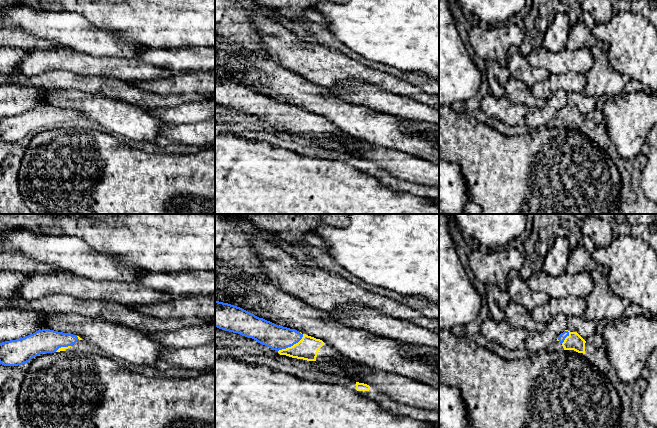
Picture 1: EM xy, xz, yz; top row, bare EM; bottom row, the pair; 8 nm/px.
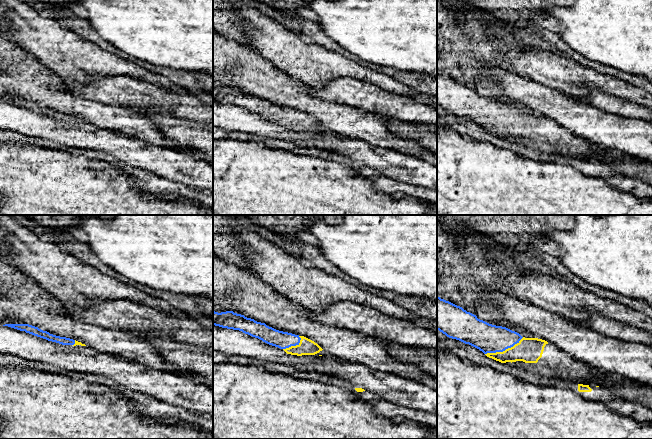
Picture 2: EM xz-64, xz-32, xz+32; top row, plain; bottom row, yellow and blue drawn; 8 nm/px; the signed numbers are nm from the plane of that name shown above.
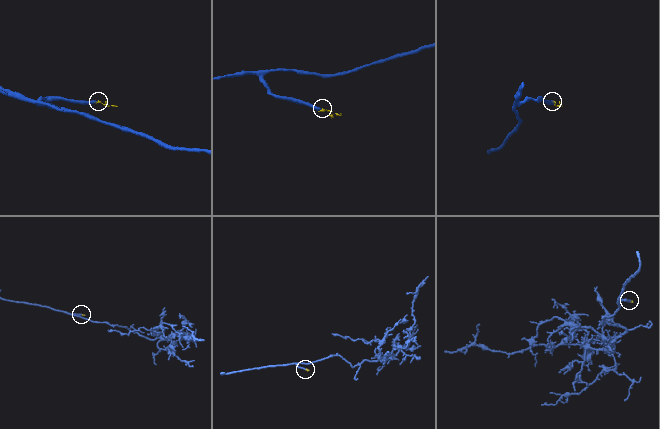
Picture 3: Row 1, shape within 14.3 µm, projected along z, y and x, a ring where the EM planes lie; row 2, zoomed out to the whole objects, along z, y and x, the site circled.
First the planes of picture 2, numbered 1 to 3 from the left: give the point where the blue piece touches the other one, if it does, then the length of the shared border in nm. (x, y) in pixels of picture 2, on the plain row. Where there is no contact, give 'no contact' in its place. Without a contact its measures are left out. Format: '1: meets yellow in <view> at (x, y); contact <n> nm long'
1: meets yellow in xz-64 at (75, 119); contact 50 nm long
2: meets yellow in xz-32 at (293, 122); contact 180 nm long
3: meets yellow in xz+32 at (505, 126); contact 340 nm long

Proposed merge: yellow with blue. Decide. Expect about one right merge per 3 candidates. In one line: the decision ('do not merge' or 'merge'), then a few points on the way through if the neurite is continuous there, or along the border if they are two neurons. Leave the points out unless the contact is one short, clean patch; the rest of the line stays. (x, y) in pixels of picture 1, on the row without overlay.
merge | across xz (307, 124), (291, 122), (285, 116), (276, 113)

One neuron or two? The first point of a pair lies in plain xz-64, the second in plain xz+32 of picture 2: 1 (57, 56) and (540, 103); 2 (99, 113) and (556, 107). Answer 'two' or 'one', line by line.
1: two
2: one

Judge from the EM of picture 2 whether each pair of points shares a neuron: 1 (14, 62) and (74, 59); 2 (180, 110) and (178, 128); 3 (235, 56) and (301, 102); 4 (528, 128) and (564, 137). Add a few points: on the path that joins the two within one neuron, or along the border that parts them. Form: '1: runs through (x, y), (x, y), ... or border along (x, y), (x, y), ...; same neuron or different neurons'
1: border along (19, 47), (58, 74); different neurons
2: border along (157, 109), (171, 111), (177, 117), (202, 122); different neurons
3: runs through (251, 72), (285, 91); same neuron
4: runs through (537, 132), (549, 137), (555, 137); same neuron

